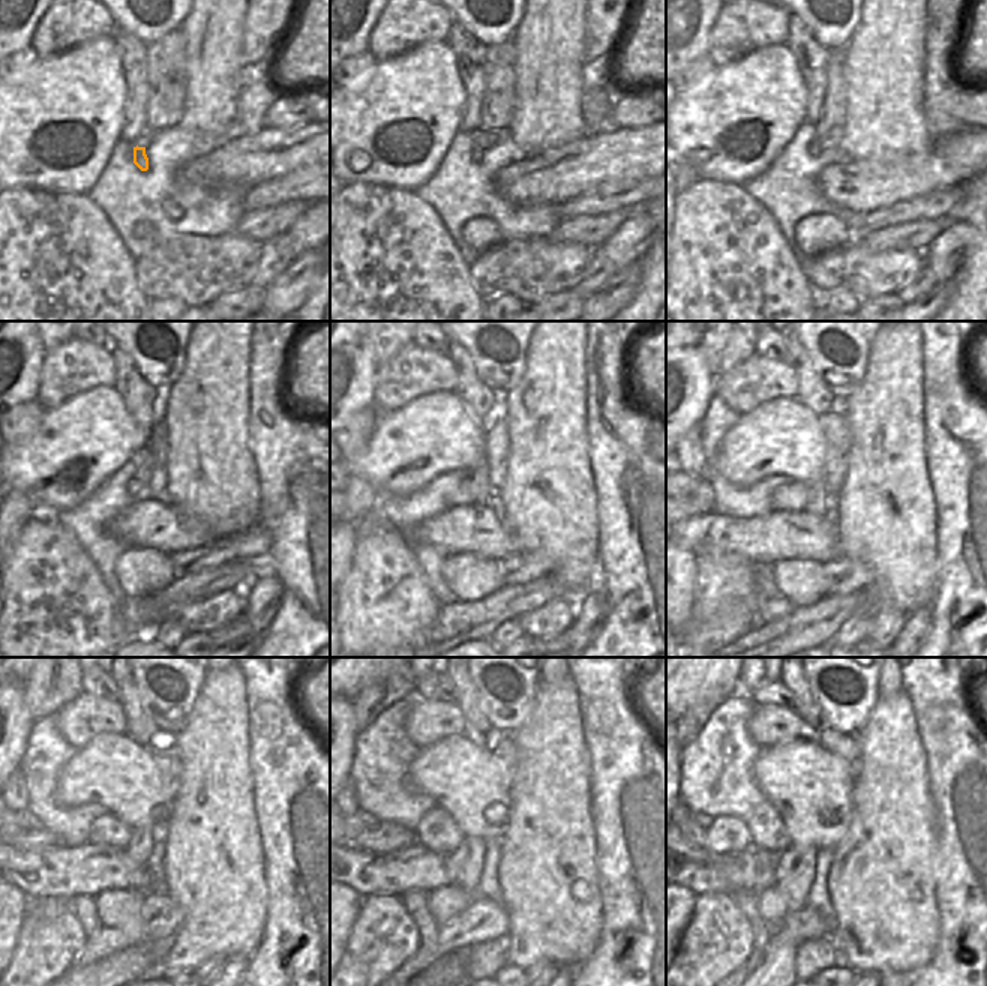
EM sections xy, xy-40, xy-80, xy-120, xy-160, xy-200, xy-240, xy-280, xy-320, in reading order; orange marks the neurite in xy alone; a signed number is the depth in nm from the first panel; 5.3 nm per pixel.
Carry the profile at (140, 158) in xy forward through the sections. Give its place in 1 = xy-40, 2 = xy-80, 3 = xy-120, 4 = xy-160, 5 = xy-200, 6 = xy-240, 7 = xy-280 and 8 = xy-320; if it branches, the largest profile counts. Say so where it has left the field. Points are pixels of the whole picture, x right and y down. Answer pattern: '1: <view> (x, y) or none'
1: xy-40 (476, 150)
2: xy-80 (813, 150)
3: xy-120 (137, 489)
4: xy-160 (462, 496)
5: xy-200 (791, 496)
6: xy-240 (105, 830)
7: xy-280 (437, 832)
8: xy-320 (767, 830)

